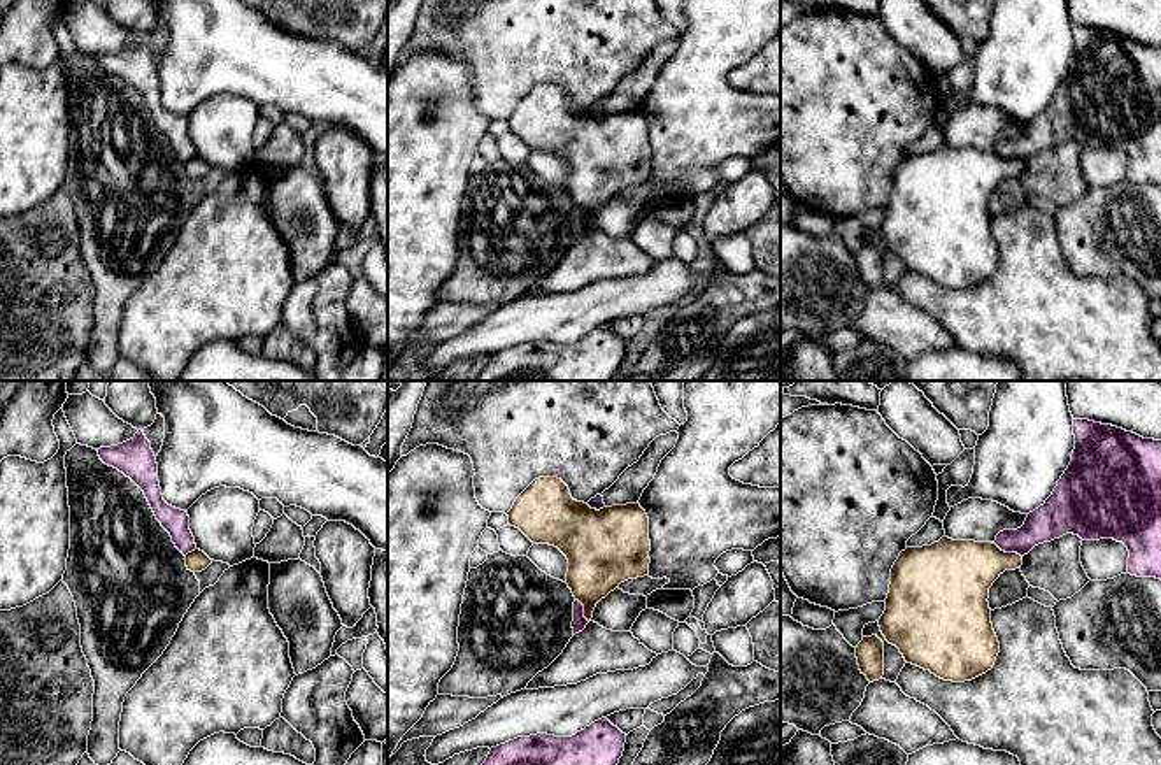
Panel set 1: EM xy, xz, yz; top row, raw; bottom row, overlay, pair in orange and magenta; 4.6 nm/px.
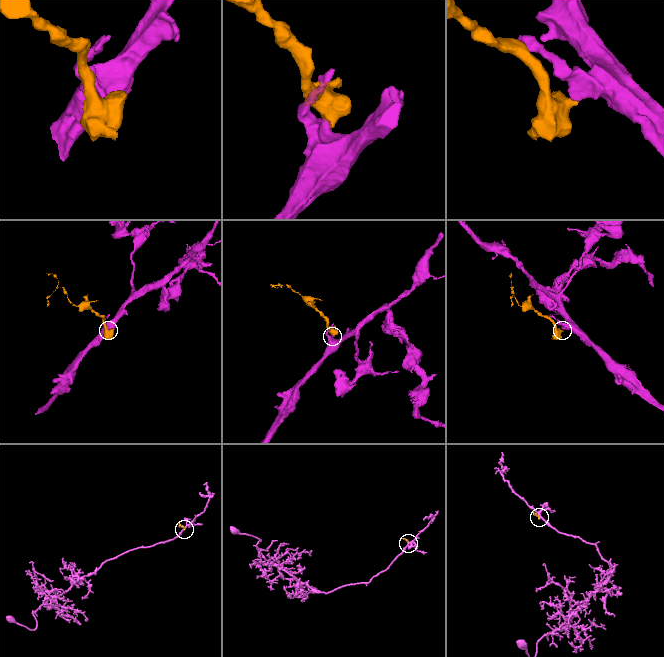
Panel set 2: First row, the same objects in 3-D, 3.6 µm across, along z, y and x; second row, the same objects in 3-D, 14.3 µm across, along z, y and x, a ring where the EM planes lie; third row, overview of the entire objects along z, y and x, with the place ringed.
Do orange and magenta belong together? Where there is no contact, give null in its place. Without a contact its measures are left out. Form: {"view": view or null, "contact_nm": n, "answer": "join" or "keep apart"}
{"view": "yz", "contact_nm": 140, "answer": "keep apart"}

